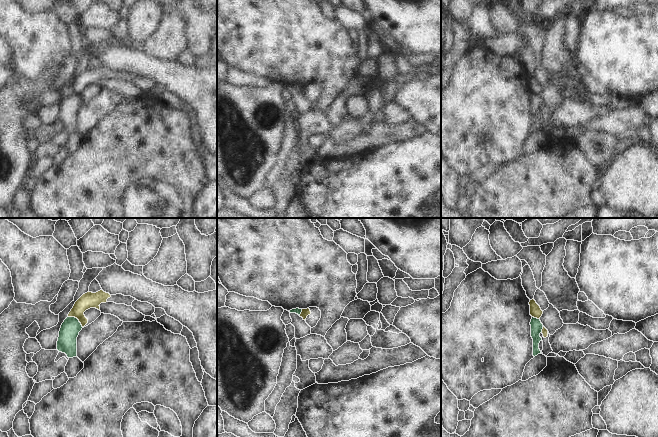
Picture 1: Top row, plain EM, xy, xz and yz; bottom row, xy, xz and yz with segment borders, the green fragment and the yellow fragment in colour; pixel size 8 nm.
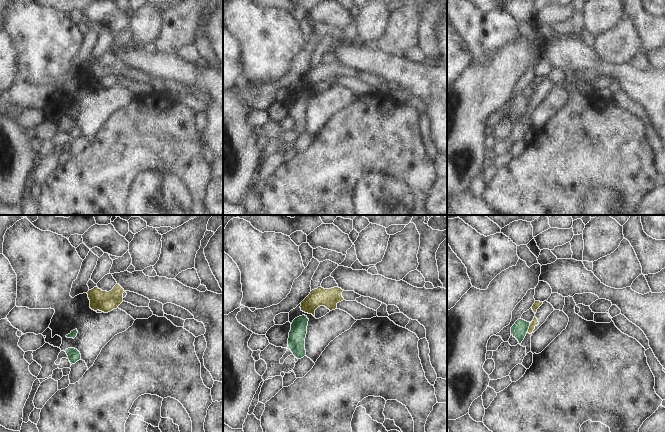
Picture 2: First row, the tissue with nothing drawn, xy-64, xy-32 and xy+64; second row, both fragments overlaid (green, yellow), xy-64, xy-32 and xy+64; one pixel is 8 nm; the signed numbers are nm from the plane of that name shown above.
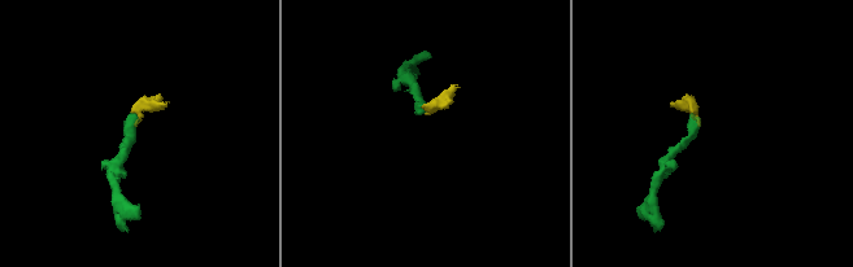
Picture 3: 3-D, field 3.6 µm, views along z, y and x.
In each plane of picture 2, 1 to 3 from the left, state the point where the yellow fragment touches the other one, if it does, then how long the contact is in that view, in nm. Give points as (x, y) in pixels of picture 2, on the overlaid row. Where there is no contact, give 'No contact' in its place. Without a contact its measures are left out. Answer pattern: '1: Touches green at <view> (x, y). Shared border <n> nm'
1: No contact
2: No contact
3: Touches green at xy+64 (528, 327). Shared border 60 nm.

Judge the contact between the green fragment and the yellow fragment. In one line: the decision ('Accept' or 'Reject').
Reject.

